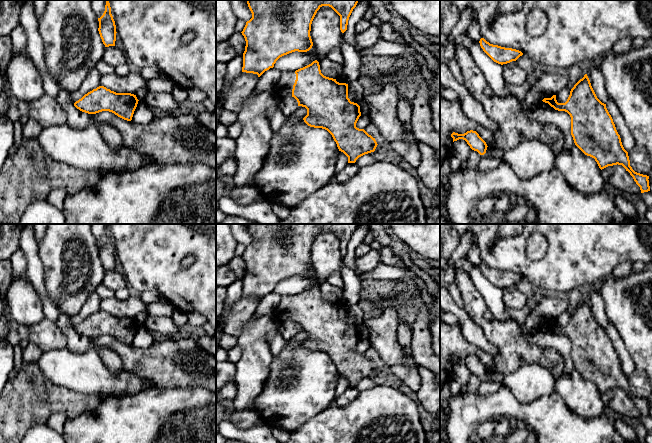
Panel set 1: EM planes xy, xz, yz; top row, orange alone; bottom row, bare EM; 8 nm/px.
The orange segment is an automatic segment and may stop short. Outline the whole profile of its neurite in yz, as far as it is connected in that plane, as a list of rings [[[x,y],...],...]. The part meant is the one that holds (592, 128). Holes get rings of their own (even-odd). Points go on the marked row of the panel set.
[[[587,74],[574,85],[565,103],[558,103],[556,95],[542,101],[570,115],[575,145],[585,155],[594,158],[601,170],[622,165],[640,187],[641,193],[650,191],[649,176],[635,172],[630,166],[628,152],[622,145],[606,104],[597,98]]]

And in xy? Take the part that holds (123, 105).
[[[99,86],[76,101],[74,106],[88,114],[109,111],[124,120],[131,121],[138,101],[134,94],[116,93]]]

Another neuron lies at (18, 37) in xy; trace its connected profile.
[[[18,25],[15,27],[9,35],[12,41],[12,55],[22,53],[27,48],[27,37],[24,29]]]

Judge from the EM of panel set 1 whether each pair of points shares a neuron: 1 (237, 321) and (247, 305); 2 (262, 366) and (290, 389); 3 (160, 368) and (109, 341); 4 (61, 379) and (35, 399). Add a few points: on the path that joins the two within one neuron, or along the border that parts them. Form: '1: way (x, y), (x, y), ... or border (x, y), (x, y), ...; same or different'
1: way (237, 317), (243, 309); same
2: border (273, 357), (268, 377), (263, 389), (259, 393); different
3: way (147, 363), (133, 359), (122, 350); same
4: border (39, 366), (42, 374), (58, 387); different

